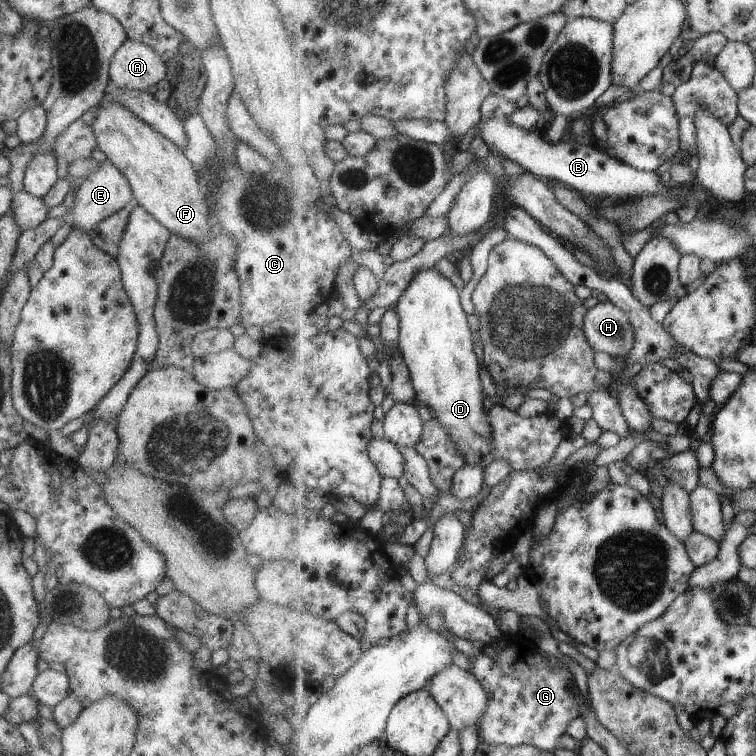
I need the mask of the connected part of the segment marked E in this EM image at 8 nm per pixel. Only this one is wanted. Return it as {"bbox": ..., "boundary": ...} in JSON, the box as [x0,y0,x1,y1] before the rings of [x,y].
{"bbox":[67,158,133,233],"boundary":[[[107,158],[99,164],[97,171],[92,172],[85,180],[79,181],[76,189],[75,206],[67,214],[69,222],[81,231],[88,233],[96,224],[114,212],[120,211],[133,201],[133,191],[126,176]]]}

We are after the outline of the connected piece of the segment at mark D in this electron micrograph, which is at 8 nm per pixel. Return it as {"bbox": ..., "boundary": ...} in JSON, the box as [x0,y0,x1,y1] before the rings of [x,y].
{"bbox":[396,268,495,468],"boundary":[[[438,268],[421,269],[411,281],[402,299],[396,305],[400,314],[402,333],[398,343],[400,352],[411,369],[413,384],[418,397],[424,405],[435,412],[438,418],[453,435],[463,454],[467,457],[467,463],[481,463],[485,468],[495,461],[494,426],[491,424],[489,412],[484,410],[484,386],[482,386],[482,366],[476,354],[476,340],[474,330],[470,324],[470,316],[462,306],[462,294],[460,288]]]}

